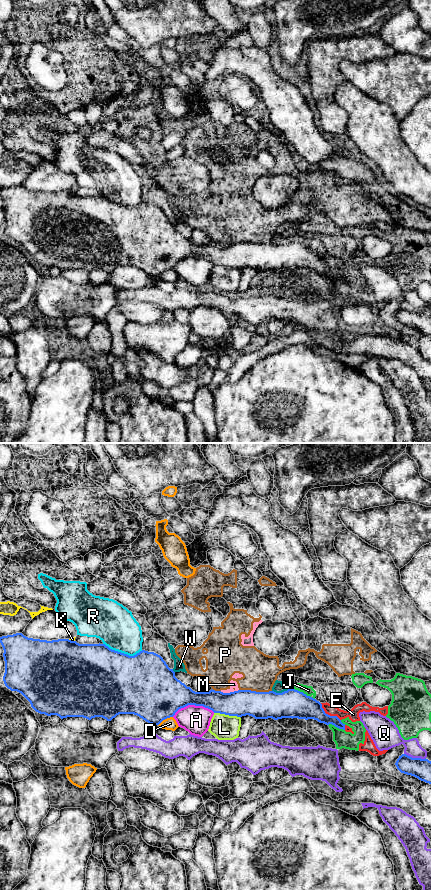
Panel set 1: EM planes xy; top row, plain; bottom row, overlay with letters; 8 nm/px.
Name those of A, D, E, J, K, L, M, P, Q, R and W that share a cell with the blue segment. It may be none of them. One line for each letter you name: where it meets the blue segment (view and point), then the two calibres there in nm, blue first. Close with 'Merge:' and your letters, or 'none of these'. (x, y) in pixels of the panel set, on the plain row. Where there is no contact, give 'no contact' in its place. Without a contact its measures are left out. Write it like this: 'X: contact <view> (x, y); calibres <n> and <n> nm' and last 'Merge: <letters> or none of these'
Merge: none of these

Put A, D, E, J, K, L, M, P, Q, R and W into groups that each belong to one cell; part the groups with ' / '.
A / D / E J W / K / L / M P / Q / R

